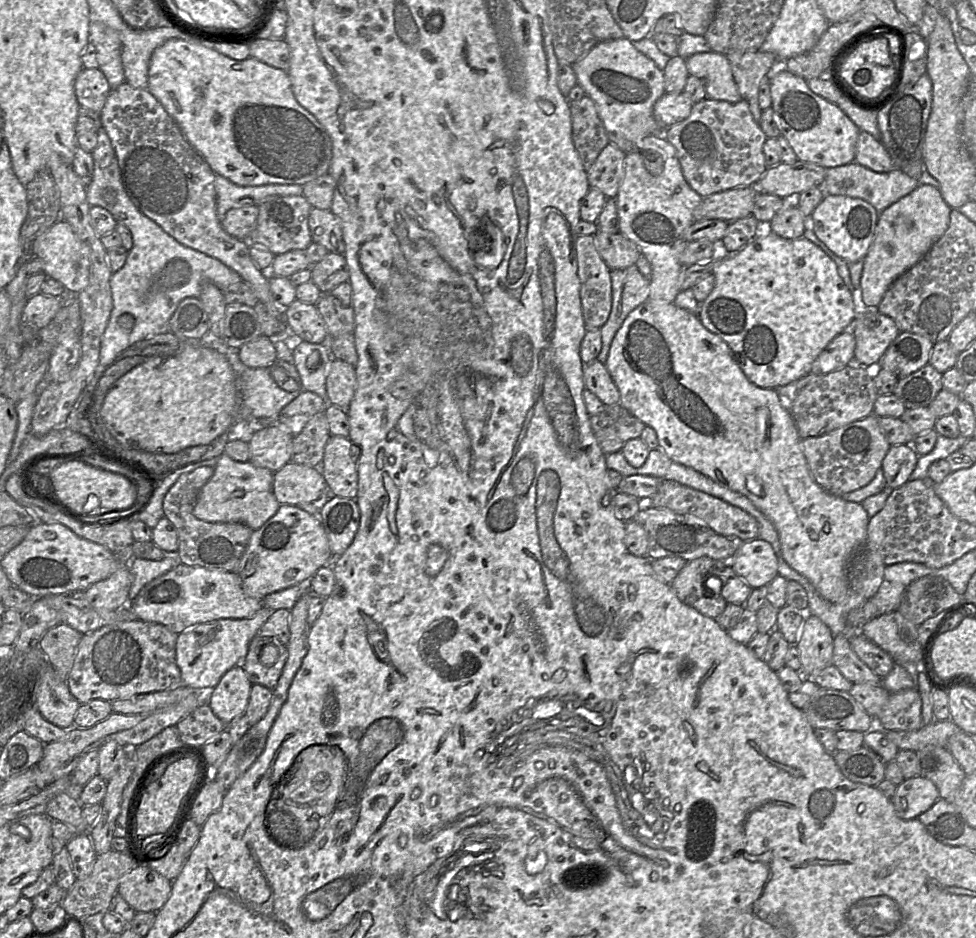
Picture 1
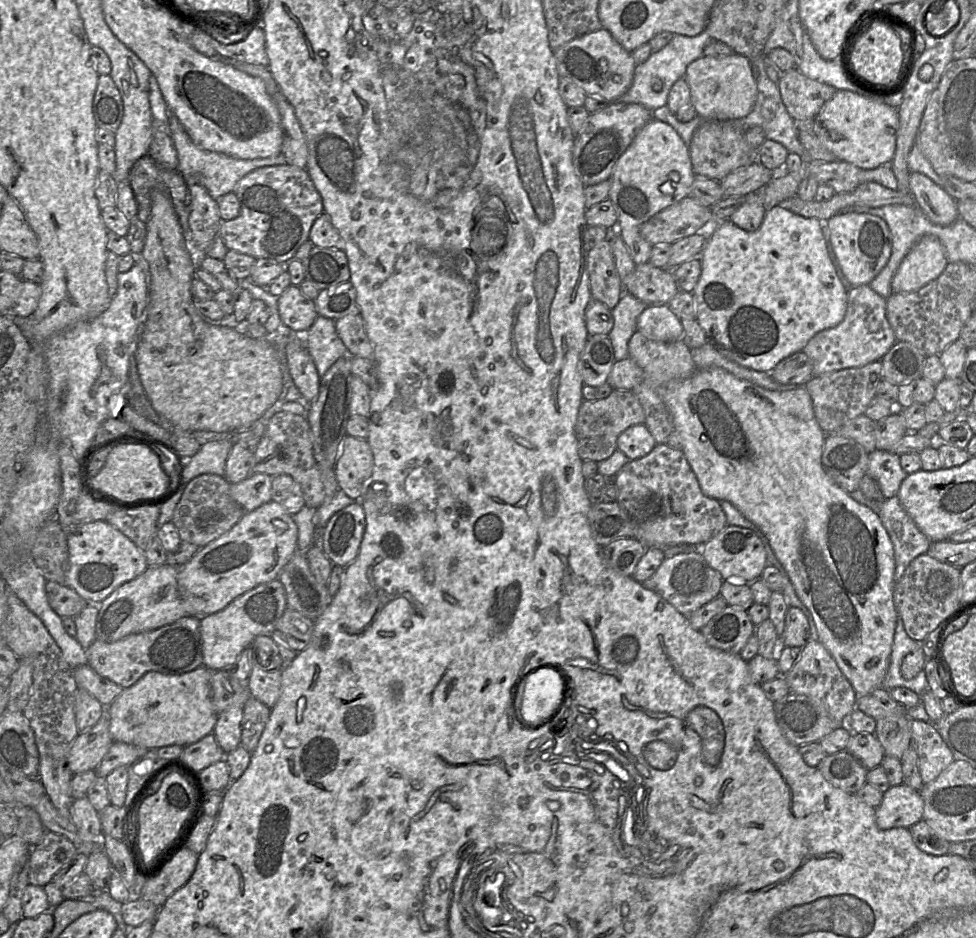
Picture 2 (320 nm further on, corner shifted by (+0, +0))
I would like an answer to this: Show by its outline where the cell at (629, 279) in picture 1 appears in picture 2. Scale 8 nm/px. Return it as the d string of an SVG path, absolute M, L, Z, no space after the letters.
M624 292L611 310L613 327L608 334L616 361L628 357L628 343L637 331L637 319L648 305L630 293Z

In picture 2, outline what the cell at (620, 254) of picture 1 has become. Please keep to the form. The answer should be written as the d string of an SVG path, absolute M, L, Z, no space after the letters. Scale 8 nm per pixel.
M647 262L636 265L633 272L624 279L624 292L630 293L647 305L668 305L670 300L680 291L672 272L658 268Z

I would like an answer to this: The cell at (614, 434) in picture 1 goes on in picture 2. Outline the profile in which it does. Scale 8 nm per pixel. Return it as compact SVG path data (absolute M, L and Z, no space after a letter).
M613 389L609 396L603 399L583 400L575 426L578 441L578 453L584 460L599 462L609 458L617 448L619 435L627 428L644 424L644 410L632 391Z

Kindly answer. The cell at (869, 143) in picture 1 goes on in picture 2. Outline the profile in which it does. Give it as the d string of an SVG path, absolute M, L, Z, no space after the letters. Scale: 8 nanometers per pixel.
M911 172L909 187L915 205L932 223L945 226L953 223L959 217L957 201L927 176Z

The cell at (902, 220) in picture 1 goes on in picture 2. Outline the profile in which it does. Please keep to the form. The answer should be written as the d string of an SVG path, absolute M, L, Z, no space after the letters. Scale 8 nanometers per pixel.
M925 235L910 249L897 269L891 287L893 293L917 291L938 278L948 264L940 240Z

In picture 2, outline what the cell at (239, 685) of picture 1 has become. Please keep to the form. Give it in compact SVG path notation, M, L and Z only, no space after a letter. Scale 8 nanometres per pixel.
M233 706L218 714L213 734L225 754L241 744L243 707Z

